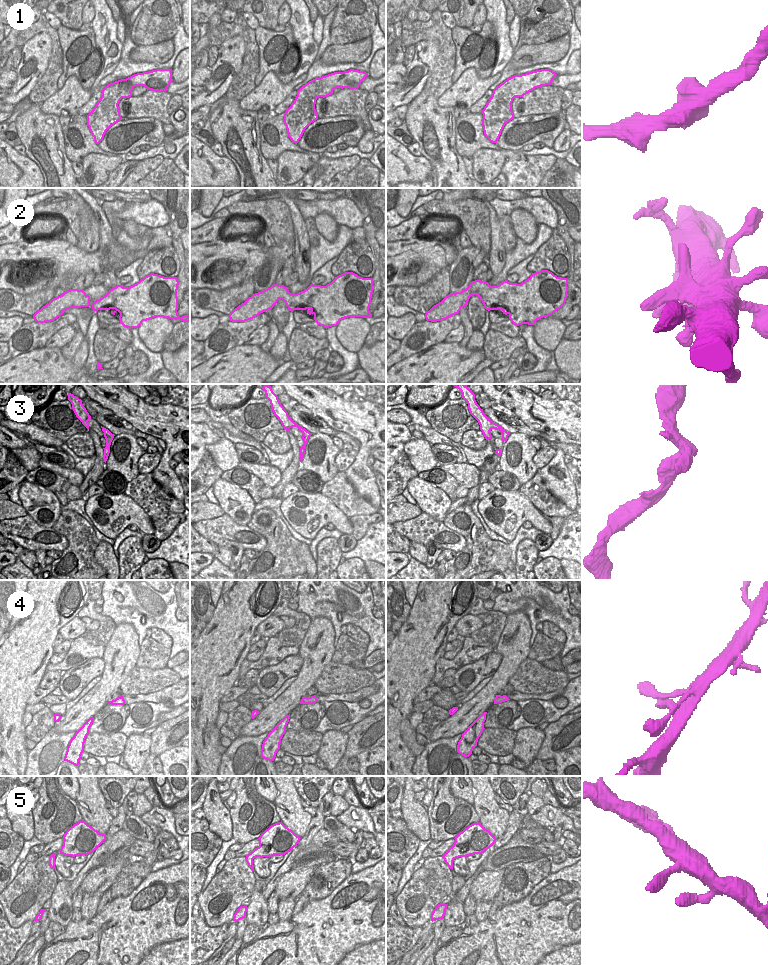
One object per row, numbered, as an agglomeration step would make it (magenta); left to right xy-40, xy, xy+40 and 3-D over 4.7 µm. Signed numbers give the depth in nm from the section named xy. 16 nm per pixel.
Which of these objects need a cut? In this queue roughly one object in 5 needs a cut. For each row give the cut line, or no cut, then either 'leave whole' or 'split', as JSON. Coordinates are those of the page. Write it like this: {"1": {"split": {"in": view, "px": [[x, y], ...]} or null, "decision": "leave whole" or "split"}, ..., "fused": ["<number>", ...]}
{"1": {"split": null, "decision": "leave whole"}, "2": {"split": null, "decision": "leave whole"}, "3": {"split": null, "decision": "leave whole"}, "4": {"split": null, "decision": "leave whole"}, "5": {"split": null, "decision": "leave whole"}, "fused": []}

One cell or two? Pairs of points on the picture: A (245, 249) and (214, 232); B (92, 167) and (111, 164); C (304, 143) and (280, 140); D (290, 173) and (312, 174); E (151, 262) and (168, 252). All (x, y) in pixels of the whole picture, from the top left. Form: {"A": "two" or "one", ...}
{"A": "two", "B": "one", "C": "two", "D": "two", "E": "one"}

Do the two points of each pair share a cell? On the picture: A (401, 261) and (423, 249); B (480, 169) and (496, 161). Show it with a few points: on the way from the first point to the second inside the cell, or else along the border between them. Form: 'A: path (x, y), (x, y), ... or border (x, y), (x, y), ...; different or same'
A: path (406, 256), (418, 250); same
B: path (484, 168), (492, 161); same

